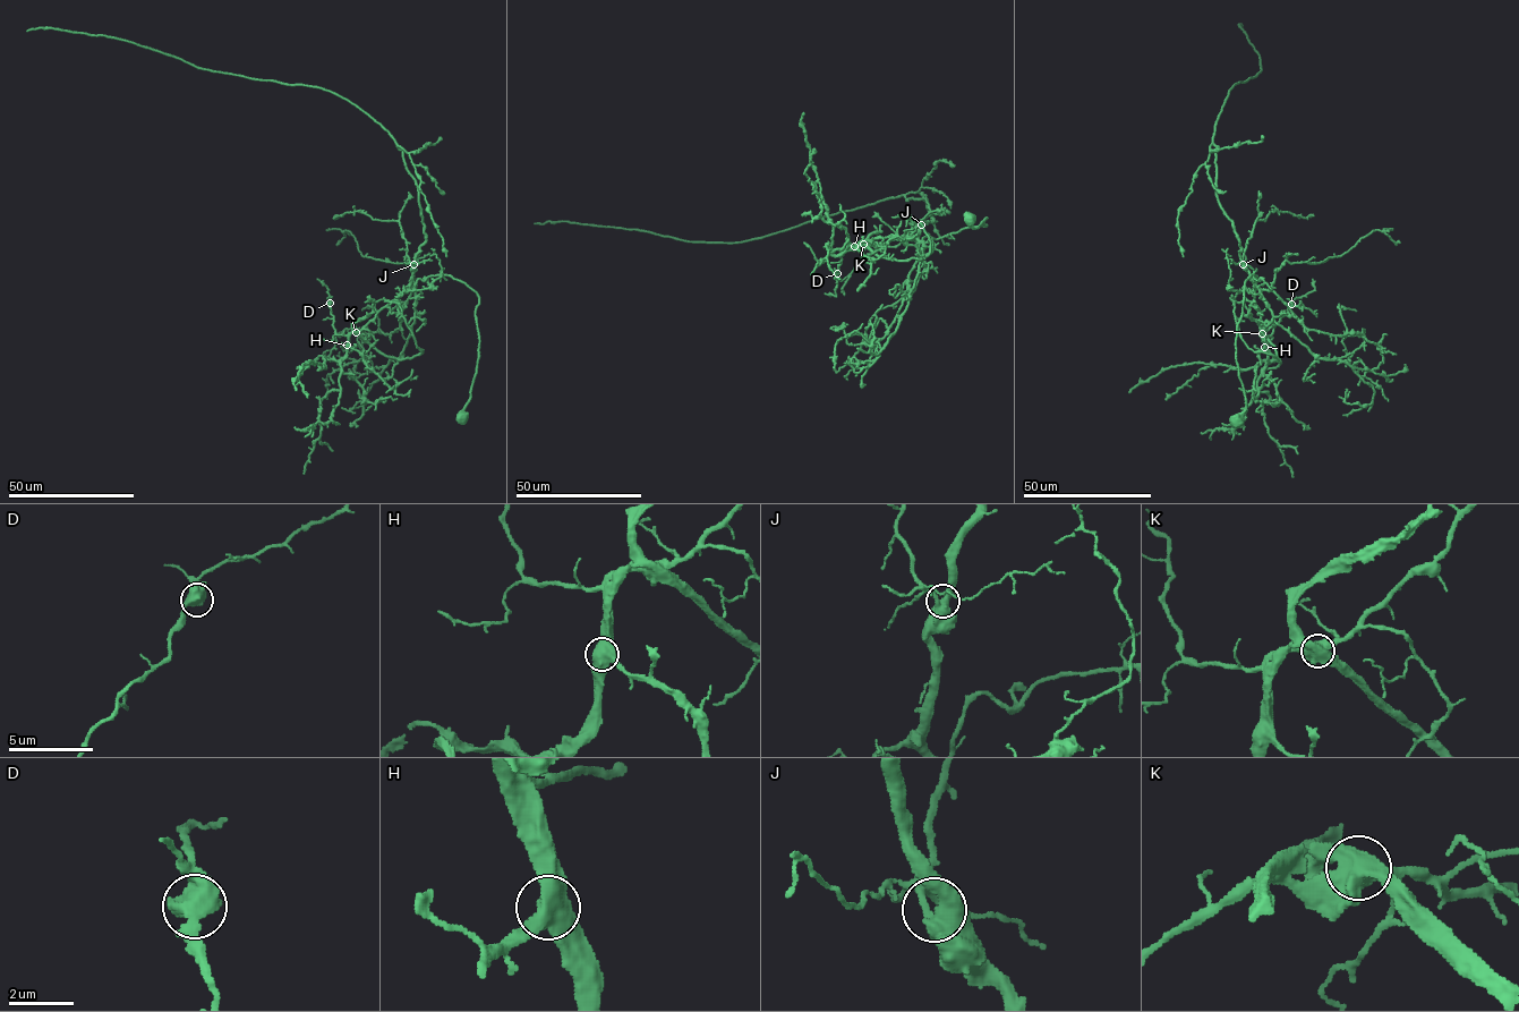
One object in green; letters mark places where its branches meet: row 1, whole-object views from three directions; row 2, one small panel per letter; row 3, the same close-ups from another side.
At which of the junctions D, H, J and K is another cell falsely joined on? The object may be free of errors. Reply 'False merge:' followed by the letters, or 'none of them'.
False merge: K

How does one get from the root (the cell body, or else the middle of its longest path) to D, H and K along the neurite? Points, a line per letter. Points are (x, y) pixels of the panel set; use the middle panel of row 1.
D: (971, 219), (976, 228), (987, 218), (987, 226), (937, 239), (910, 235), (856, 244), (841, 256), (837, 273)
H: (971, 219), (976, 228), (987, 218), (982, 223), (987, 226), (937, 239), (919, 240), (910, 235), (854, 246)
K: (971, 219), (976, 228), (987, 218), (982, 223), (987, 226), (937, 239), (919, 240), (910, 235), (863, 243)

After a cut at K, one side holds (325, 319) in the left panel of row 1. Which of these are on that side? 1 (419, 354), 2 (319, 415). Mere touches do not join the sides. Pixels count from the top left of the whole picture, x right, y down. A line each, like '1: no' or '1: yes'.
1: no
2: no

